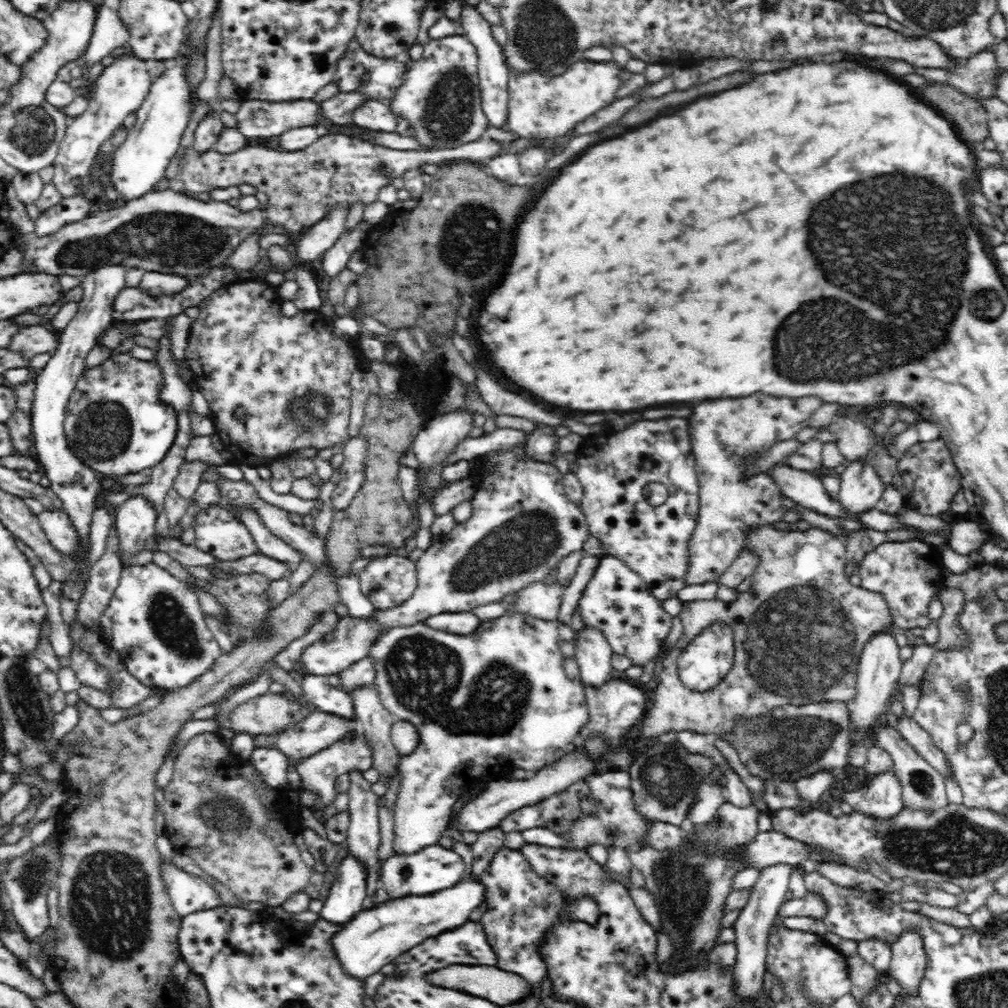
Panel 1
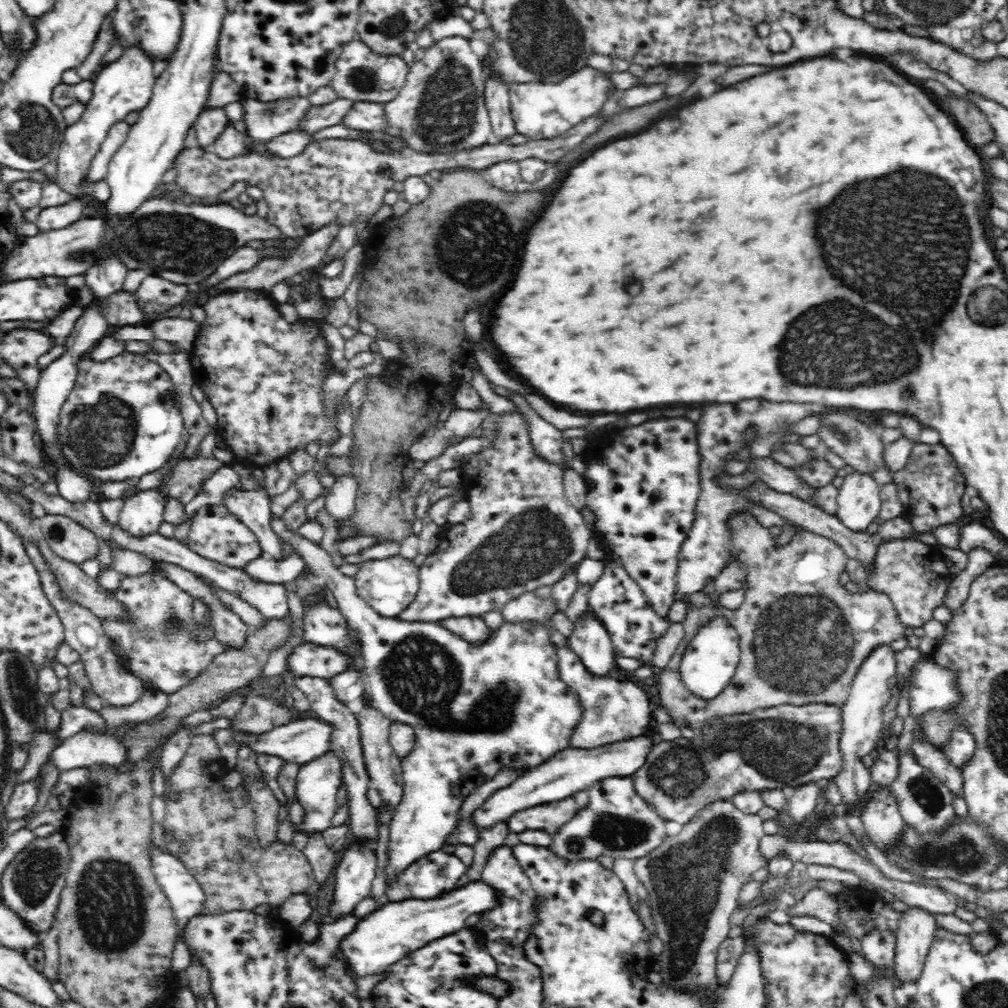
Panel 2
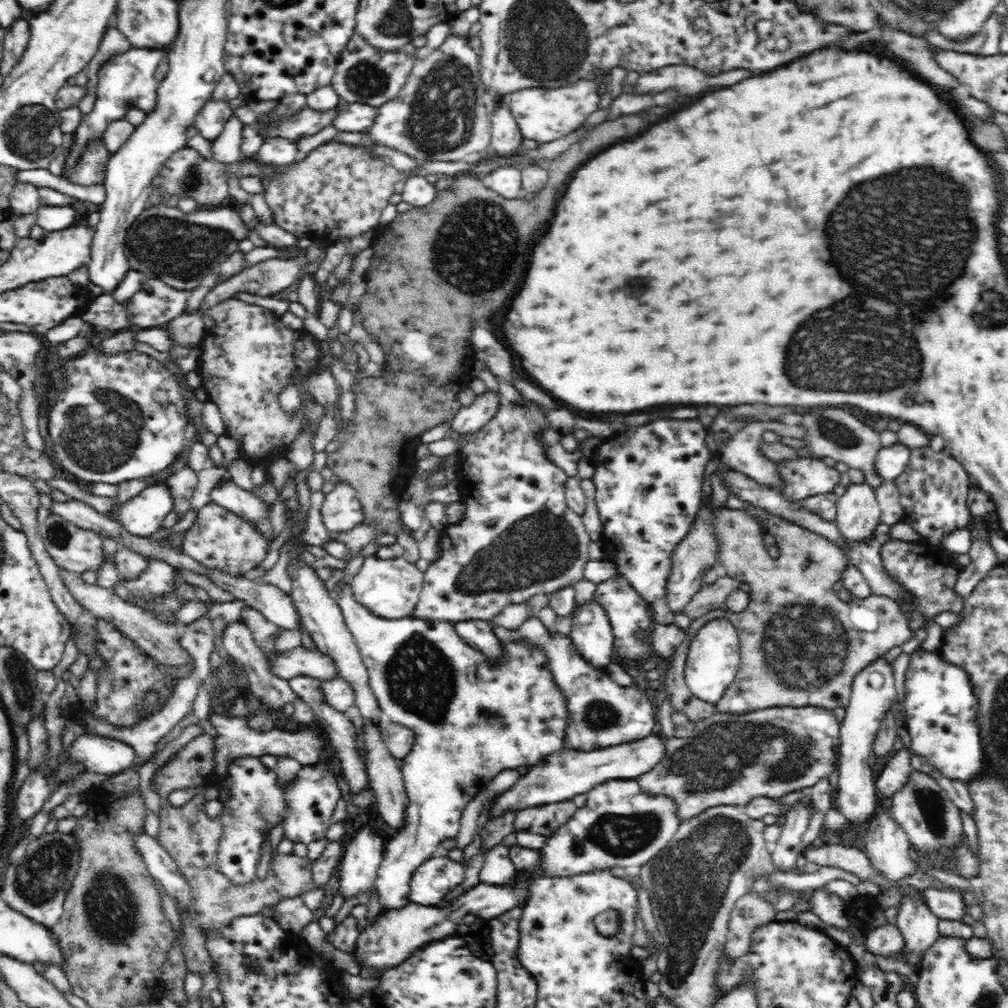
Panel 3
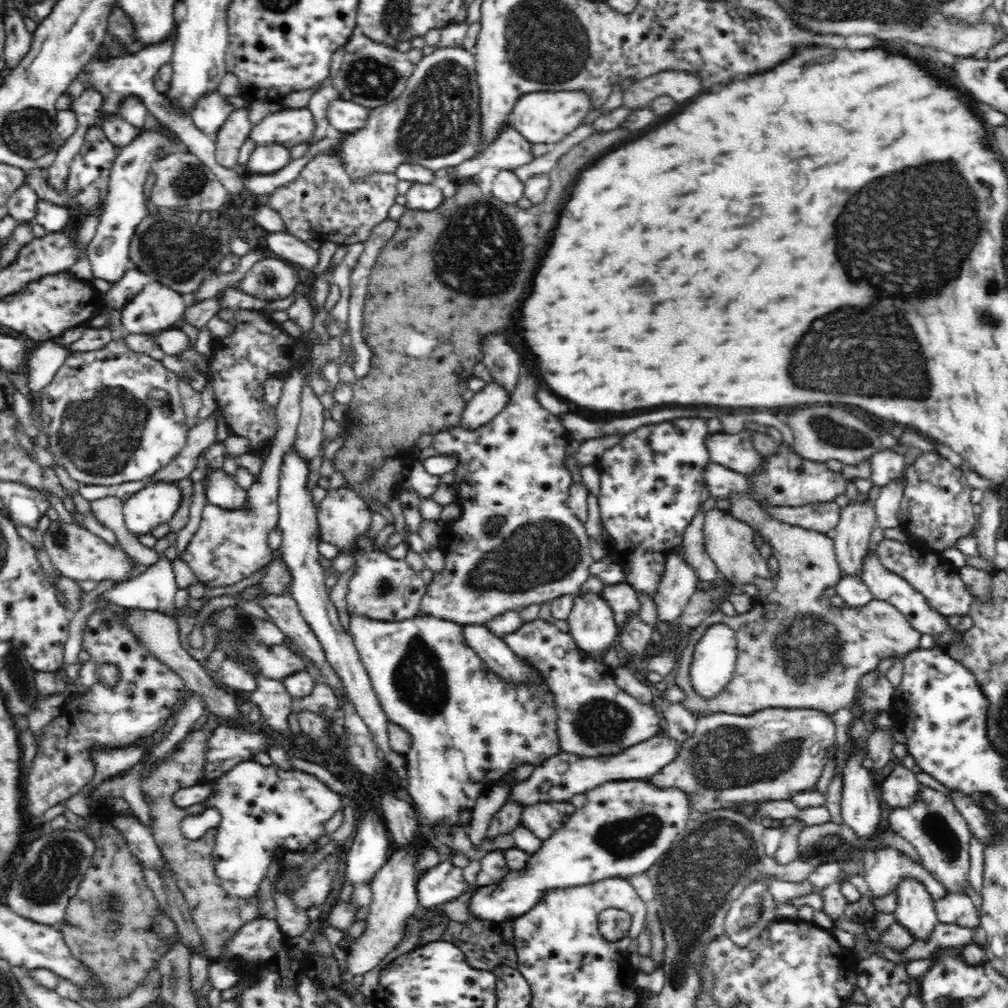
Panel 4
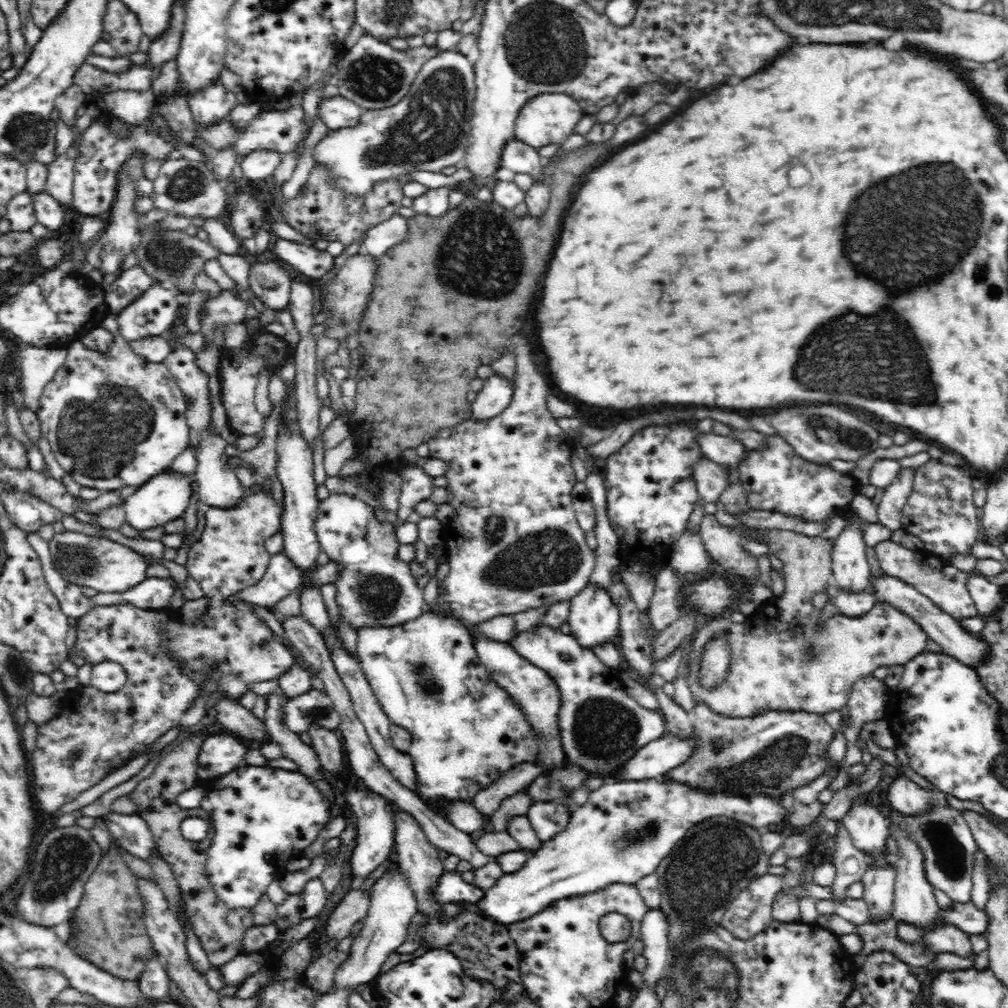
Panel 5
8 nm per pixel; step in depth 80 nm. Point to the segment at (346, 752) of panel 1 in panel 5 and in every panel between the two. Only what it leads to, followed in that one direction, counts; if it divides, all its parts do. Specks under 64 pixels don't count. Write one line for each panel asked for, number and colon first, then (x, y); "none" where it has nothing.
2: (317, 783)
3: (258, 802)
4: (264, 810)
5: (261, 816)

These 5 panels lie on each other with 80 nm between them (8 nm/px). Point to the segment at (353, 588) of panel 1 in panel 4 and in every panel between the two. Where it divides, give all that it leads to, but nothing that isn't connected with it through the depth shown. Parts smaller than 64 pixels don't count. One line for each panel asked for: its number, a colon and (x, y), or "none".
2: (475, 709)
3: (471, 719)
4: (469, 728)

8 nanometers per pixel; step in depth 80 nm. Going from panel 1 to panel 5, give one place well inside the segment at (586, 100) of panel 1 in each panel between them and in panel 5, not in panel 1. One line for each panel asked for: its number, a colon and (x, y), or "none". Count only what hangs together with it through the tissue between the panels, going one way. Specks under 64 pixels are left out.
2: (540, 110)
3: (544, 115)
4: (546, 117)
5: (550, 118)

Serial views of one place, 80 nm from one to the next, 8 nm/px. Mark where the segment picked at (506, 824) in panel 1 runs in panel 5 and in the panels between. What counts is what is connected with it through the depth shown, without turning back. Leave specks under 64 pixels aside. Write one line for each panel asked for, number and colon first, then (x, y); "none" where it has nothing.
2: (549, 817)
3: (544, 819)
4: (543, 819)
5: (548, 818)

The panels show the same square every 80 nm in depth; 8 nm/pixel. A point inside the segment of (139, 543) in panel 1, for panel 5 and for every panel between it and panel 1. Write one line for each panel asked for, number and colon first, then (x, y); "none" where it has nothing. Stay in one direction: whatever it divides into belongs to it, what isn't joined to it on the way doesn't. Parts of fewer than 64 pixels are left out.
2: (142, 513)
3: (142, 515)
4: (157, 502)
5: (166, 496)

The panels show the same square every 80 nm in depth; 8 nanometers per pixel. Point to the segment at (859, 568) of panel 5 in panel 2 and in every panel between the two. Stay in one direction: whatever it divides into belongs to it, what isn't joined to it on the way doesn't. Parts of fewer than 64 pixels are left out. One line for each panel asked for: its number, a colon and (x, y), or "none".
2: (859, 499)
3: (858, 514)
4: (856, 522)

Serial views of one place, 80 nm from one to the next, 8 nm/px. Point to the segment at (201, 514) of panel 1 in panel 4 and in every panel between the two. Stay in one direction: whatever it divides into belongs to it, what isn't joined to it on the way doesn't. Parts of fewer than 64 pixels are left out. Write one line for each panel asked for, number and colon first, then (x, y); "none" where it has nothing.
2: (216, 534)
3: (219, 540)
4: (229, 546)

